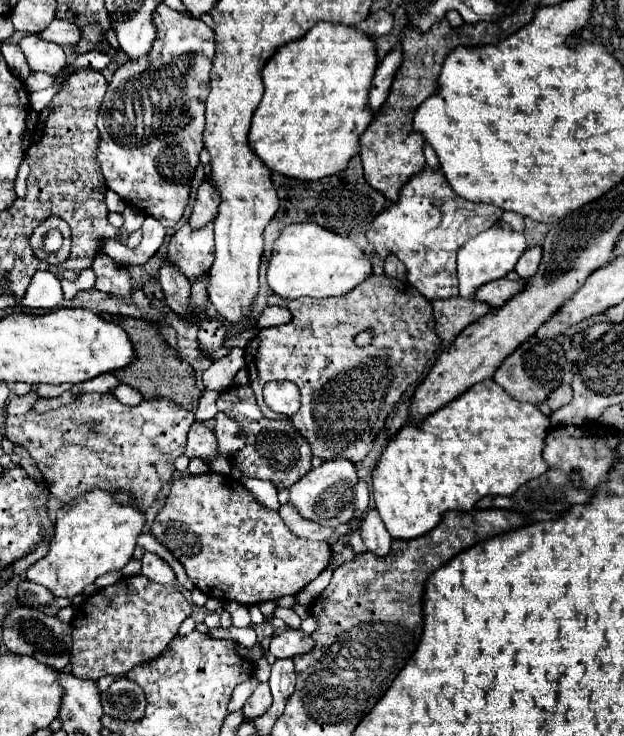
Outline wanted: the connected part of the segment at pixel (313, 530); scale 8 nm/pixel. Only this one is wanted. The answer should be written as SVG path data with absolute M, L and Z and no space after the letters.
M283 504L279 508L279 514L281 514L281 520L285 522L285 526L299 538L309 538L309 540L329 540L331 534L333 534L333 528L323 528L323 526L317 526L313 522L305 522L305 518L301 518L297 514L297 510L293 510L293 506L289 504Z

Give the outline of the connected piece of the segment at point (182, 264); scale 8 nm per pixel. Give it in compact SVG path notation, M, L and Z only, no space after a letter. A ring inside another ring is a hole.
M185 222L169 240L167 260L175 264L189 280L193 280L211 268L213 254L213 222L199 230L193 230L189 222Z

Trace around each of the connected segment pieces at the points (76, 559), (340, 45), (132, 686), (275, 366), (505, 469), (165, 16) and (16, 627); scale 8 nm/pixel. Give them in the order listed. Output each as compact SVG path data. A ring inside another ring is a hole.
M83 494L57 510L49 552L45 558L37 560L25 576L35 584L47 586L55 596L73 598L83 594L83 590L99 576L117 572L131 560L143 524L143 512L129 506L129 498L125 494Z
M319 22L303 38L287 42L263 66L265 94L257 106L249 146L271 170L313 182L333 176L359 152L359 134L371 124L367 92L377 68L377 52L351 26Z
M127 676L115 680L101 696L103 712L119 720L139 720L145 714L145 692Z
M371 274L367 280L363 280L359 286L355 286L351 292L343 296L321 298L321 300L317 298L285 300L273 294L269 296L269 304L287 306L293 312L293 318L287 324L259 330L255 338L245 346L245 364L251 378L249 384L257 396L261 412L271 420L287 418L267 408L267 404L263 402L263 386L273 380L289 380L297 384L301 392L301 408L295 412L295 416L291 416L291 420L293 426L309 440L313 456L319 456L321 460L345 458L353 464L361 462L373 448L375 436L383 430L389 412L401 400L403 392L419 380L431 358L441 350L443 342L435 334L431 302L417 290L413 290L413 286L409 284L405 290L405 282ZM367 328L375 330L375 340L367 348L357 348L353 344L353 336Z
M493 378L473 384L441 410L425 416L419 426L405 422L403 428L389 438L371 470L375 508L389 534L399 540L413 540L431 532L447 510L473 510L475 502L483 496L511 496L521 484L547 470L541 450L549 428L549 418L539 412L535 404L511 398Z
M165 4L157 6L153 16L155 16L155 22L157 22L159 36L153 42L151 50L145 56L129 60L123 66L119 66L115 70L115 74L113 74L113 80L109 82L109 88L107 88L107 94L103 98L103 104L101 104L101 110L99 110L99 118L97 118L97 128L99 128L99 134L101 134L97 162L101 166L101 172L105 176L105 182L107 182L109 190L117 192L131 208L137 208L139 212L157 218L165 228L173 228L181 220L181 216L185 212L185 206L187 206L187 200L189 200L189 188L191 188L193 172L195 172L195 168L199 164L199 152L203 148L201 134L203 134L203 128L205 128L205 100L207 100L207 94L209 94L209 72L211 72L211 66L213 66L213 58L215 58L215 32L207 24L203 24L201 20L187 18L187 16L179 14L177 10L165 6Z
M17 606L11 608L3 620L3 644L19 656L31 656L41 664L53 668L65 668L69 664L71 654L71 626L59 622L53 616L43 614L37 608Z

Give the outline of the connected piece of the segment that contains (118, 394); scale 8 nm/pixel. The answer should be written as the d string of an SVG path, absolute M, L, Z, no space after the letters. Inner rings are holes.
M127 384L117 386L117 390L113 390L113 396L115 396L119 402L127 404L127 406L137 406L137 402L143 402L143 396L141 396L135 388L131 388L131 386L127 386Z

